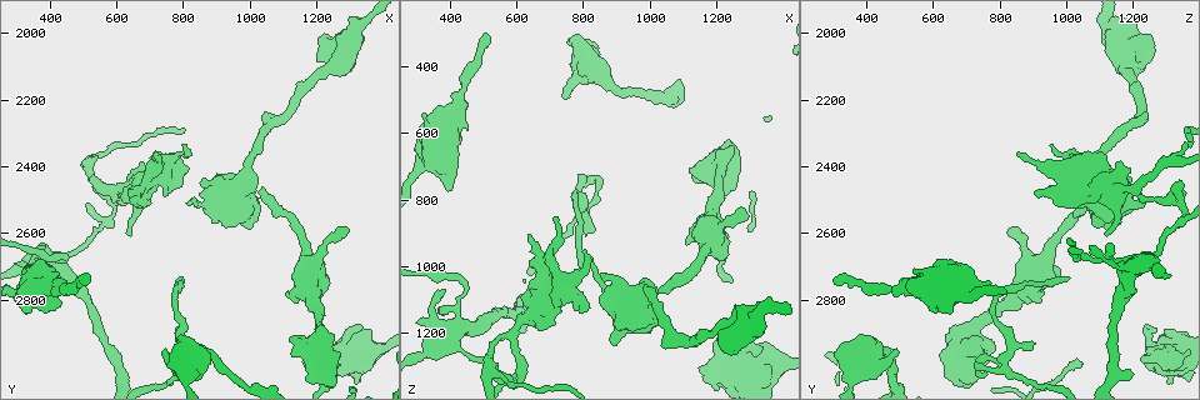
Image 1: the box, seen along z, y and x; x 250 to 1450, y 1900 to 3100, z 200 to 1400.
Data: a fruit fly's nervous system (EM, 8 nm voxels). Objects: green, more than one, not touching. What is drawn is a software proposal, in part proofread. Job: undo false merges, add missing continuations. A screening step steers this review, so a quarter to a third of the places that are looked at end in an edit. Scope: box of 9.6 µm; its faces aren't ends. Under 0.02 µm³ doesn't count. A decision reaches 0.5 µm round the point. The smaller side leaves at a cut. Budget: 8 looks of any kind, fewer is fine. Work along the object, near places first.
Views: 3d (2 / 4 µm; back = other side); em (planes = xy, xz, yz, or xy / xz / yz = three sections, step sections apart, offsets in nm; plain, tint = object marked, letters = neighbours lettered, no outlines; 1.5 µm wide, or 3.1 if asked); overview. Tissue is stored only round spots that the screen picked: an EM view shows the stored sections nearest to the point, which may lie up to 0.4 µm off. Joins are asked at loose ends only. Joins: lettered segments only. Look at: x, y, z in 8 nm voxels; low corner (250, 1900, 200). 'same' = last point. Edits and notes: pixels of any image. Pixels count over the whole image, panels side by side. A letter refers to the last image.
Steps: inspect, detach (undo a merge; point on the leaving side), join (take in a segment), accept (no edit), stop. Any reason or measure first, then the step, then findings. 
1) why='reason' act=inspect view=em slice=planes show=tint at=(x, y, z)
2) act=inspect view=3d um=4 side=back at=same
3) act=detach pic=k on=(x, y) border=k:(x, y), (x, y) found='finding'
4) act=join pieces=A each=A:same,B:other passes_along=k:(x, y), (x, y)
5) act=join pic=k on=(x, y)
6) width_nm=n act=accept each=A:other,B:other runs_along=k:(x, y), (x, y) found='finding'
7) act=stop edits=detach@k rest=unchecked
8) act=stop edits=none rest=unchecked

why='branch stops here' act=inspect view=em slice=xy step=4 show=letters at=(750, 2960, 490)

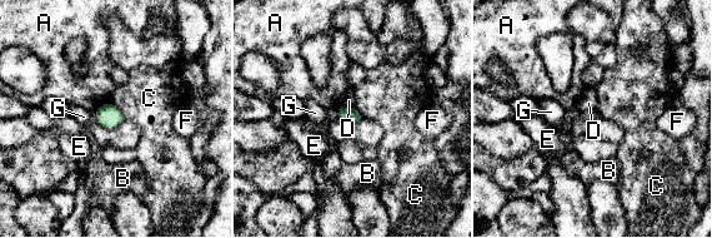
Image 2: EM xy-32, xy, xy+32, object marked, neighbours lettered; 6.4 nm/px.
longest_contact=C:160nm act=accept each=A:other,B:other,C:other,D:other,E:other,F:other,G:other border=2:(110, 100), (125, 119) found='no lettered segment goes on from it'

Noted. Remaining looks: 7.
why='free end' act=inspect view=3d um=2 at=(1300, 2590, 850)

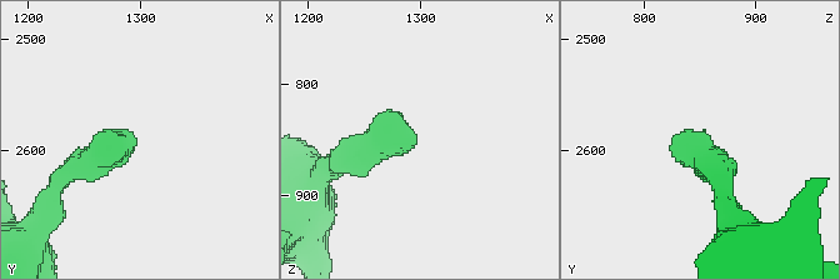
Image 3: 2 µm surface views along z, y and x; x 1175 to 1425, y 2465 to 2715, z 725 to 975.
why='shape alone is not enough' act=inspect view=em slice=planes show=letters at=(1298, 2592, 858)

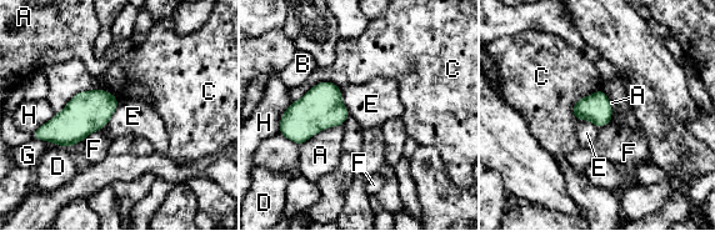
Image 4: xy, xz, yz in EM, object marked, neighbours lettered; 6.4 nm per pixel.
act=accept each=A:other,B:other,C:other,D:other,E:other,F:other,G:other,H:other border=4:(119, 100), (110, 120), (101, 129) found='none of them fits'

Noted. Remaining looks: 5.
act=inspect view=em slice=xz step=8 show=tint at=(510, 2380, 1320)

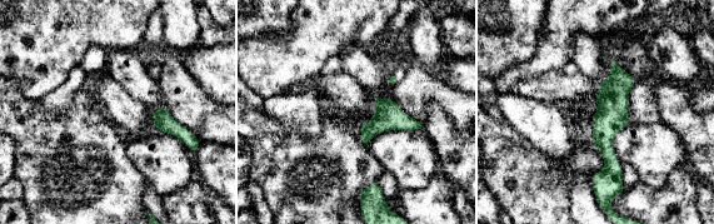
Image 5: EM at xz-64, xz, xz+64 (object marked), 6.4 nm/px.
why='cut it another way' act=inspect view=em slice=planes show=letters at=same

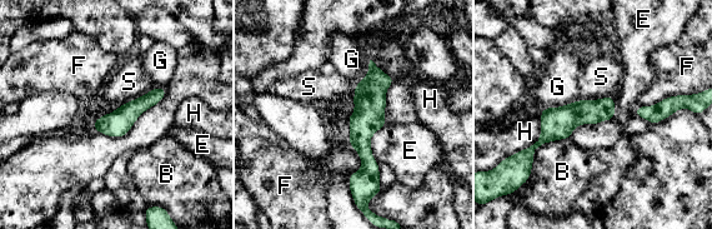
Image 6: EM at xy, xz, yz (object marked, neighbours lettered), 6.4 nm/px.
act=accept each=B:other,E:other,F:other,G:other,H:other,S:other border=6:(613, 95), (578, 100) found='one neuron here'

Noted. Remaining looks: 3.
act=stop edits=none rest=unchecked

